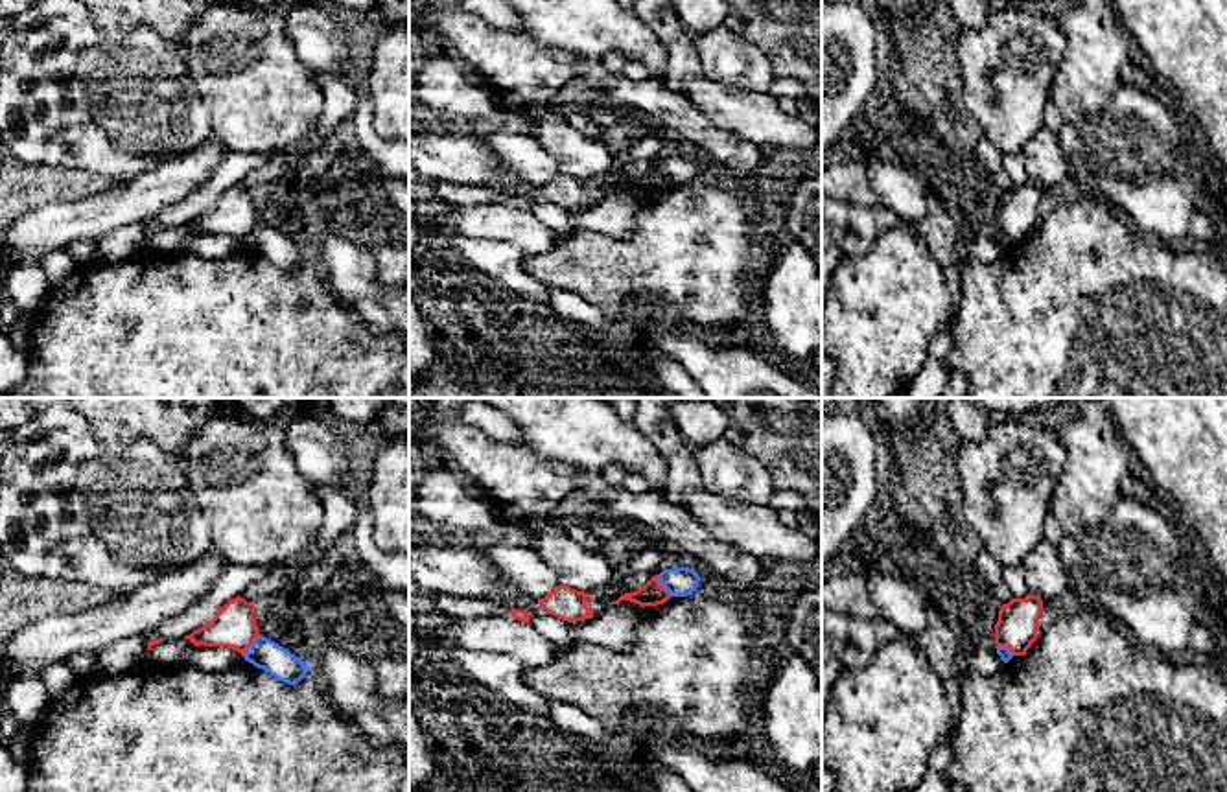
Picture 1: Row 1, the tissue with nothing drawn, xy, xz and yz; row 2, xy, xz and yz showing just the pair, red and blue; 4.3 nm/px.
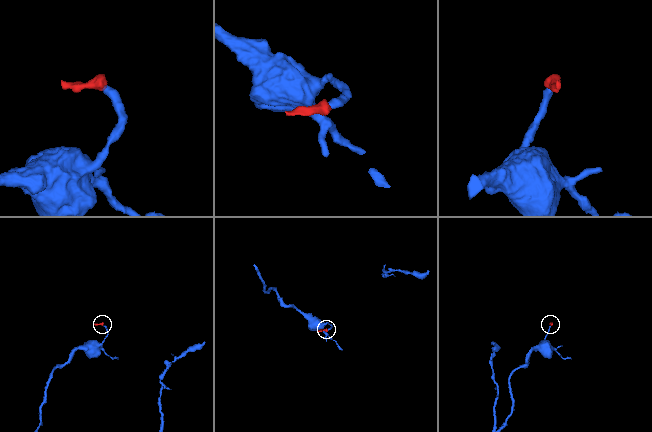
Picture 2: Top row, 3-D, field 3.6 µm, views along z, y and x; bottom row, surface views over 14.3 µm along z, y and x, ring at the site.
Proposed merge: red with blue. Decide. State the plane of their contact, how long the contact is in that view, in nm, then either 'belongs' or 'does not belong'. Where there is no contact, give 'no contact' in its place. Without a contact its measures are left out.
meets red in xz; contact 120 nm long; does not belong

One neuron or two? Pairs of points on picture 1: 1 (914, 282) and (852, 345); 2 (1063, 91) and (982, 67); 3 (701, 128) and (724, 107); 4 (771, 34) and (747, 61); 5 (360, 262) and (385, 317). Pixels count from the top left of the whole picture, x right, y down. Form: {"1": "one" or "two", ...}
{"1": "one", "2": "two", "3": "two", "4": "two", "5": "one"}

